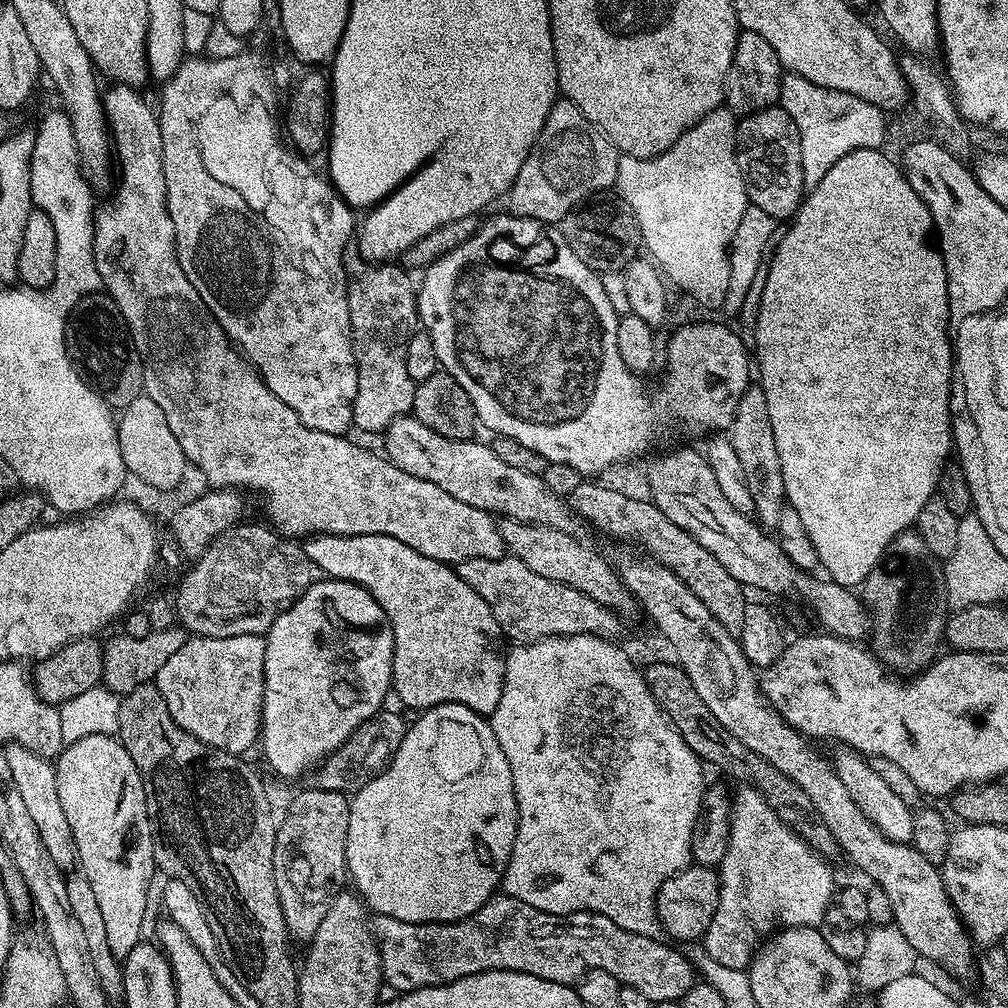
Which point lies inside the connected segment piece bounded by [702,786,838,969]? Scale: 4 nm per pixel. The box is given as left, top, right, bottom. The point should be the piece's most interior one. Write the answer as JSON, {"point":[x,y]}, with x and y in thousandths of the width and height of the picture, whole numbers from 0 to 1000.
{"point":[764,870]}

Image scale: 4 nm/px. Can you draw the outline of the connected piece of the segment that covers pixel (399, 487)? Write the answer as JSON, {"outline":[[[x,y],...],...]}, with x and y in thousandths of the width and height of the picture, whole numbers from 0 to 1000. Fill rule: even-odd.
{"outline":[[[116,83],[110,84],[111,88],[102,92],[101,98],[103,100],[103,111],[107,115],[107,130],[111,137],[111,145],[113,148],[113,159],[117,164],[117,182],[114,184],[113,189],[110,191],[111,198],[107,198],[102,203],[101,201],[95,208],[95,223],[93,224],[93,260],[95,261],[95,267],[99,273],[101,279],[102,289],[106,290],[108,294],[113,296],[113,300],[121,308],[121,315],[125,315],[127,320],[127,326],[131,328],[131,337],[135,341],[137,351],[141,355],[143,360],[143,388],[142,392],[153,395],[153,399],[157,399],[157,403],[161,403],[161,411],[165,411],[165,419],[169,419],[169,427],[173,427],[173,435],[177,435],[177,442],[181,442],[184,454],[187,455],[188,461],[191,465],[195,464],[204,475],[207,476],[211,485],[216,484],[229,484],[231,486],[243,486],[247,484],[250,488],[262,488],[262,504],[266,507],[266,512],[269,523],[273,527],[287,533],[287,534],[302,534],[307,530],[324,530],[327,532],[354,532],[355,530],[383,530],[387,534],[395,534],[395,538],[403,538],[403,542],[407,542],[407,546],[415,546],[415,550],[423,550],[423,554],[431,554],[435,558],[445,562],[451,562],[462,558],[462,554],[490,554],[494,555],[495,552],[501,551],[502,543],[500,541],[499,530],[497,528],[497,521],[494,519],[493,513],[489,512],[487,508],[482,506],[474,506],[474,502],[462,502],[462,498],[454,498],[454,494],[446,494],[446,490],[442,490],[442,486],[438,486],[438,482],[431,482],[431,478],[423,478],[419,474],[411,474],[411,470],[403,470],[399,467],[394,460],[389,459],[385,455],[384,451],[378,450],[376,447],[368,448],[365,444],[360,444],[357,440],[352,440],[351,438],[345,437],[344,432],[332,433],[331,431],[323,431],[319,427],[312,427],[308,423],[304,423],[304,419],[300,419],[300,415],[296,415],[296,411],[292,411],[292,407],[288,407],[288,403],[284,403],[284,399],[280,399],[280,395],[276,395],[276,391],[272,391],[272,387],[268,387],[268,383],[264,381],[261,374],[258,373],[257,368],[251,365],[249,357],[245,353],[239,351],[232,344],[226,332],[220,327],[220,323],[212,315],[212,312],[208,312],[206,305],[200,300],[200,296],[196,292],[196,288],[188,280],[188,276],[185,276],[185,272],[181,268],[181,264],[177,260],[177,252],[175,251],[175,233],[173,232],[173,220],[169,220],[169,208],[167,207],[167,186],[165,185],[165,173],[161,169],[161,129],[159,128],[159,120],[157,118],[157,111],[154,106],[151,107],[143,100],[142,90],[136,89],[129,83]]]}

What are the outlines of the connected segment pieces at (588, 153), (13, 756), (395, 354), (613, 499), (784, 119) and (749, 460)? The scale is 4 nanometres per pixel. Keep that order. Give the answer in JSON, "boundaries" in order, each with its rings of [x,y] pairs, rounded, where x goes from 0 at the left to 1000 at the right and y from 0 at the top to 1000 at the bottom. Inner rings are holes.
{"boundaries":[[[[563,97],[553,98],[544,112],[535,137],[532,138],[532,144],[526,149],[522,161],[518,161],[518,169],[514,169],[511,183],[502,191],[504,202],[508,205],[505,207],[511,213],[521,214],[527,218],[555,220],[571,203],[578,202],[580,198],[610,184],[615,157],[616,152],[604,141],[601,133],[590,123],[586,123],[581,113],[573,109],[573,105],[569,105]]],[[[9,737],[6,741],[6,756],[10,756],[14,776],[18,776],[18,784],[22,788],[22,793],[28,801],[29,807],[34,811],[35,817],[38,818],[38,827],[42,827],[42,836],[46,838],[46,844],[50,847],[50,851],[54,851],[54,855],[61,863],[74,862],[77,857],[77,850],[73,835],[73,823],[69,823],[69,815],[62,805],[61,794],[58,793],[58,772],[56,771],[55,757],[47,750],[39,750],[34,748],[34,744],[28,744],[26,740],[13,737]]],[[[357,260],[353,267],[348,267],[345,274],[345,303],[349,316],[349,342],[353,348],[355,363],[355,391],[349,404],[349,419],[361,429],[384,429],[386,423],[397,413],[406,412],[411,403],[411,391],[414,378],[407,375],[405,366],[405,344],[407,335],[415,327],[417,313],[413,307],[414,283],[409,282],[396,261],[393,260]]],[[[577,478],[567,488],[565,503],[572,513],[584,516],[595,528],[608,532],[611,536],[632,536],[640,544],[642,551],[652,560],[659,560],[679,579],[688,585],[690,592],[724,625],[724,629],[733,632],[737,625],[737,613],[740,611],[740,584],[737,579],[724,573],[724,568],[715,558],[704,550],[699,543],[686,533],[681,526],[674,525],[646,495],[634,496],[630,490],[614,488],[611,484],[602,484],[595,478]]],[[[776,106],[761,107],[737,116],[730,124],[730,160],[738,172],[743,202],[760,208],[771,220],[789,215],[798,199],[796,145],[788,117]],[[779,217],[779,218],[778,218]]],[[[743,383],[721,430],[722,438],[732,450],[737,469],[740,470],[741,485],[748,496],[748,512],[759,525],[769,525],[772,514],[780,502],[780,482],[776,478],[776,458],[768,442],[768,423],[764,423],[764,403],[760,403],[760,391],[753,383]]]]}

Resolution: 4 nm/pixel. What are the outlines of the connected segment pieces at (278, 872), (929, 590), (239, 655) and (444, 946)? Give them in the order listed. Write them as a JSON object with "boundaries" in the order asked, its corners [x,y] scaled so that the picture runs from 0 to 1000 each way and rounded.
{"boundaries":[[[[307,780],[303,786],[296,787],[287,796],[286,807],[277,814],[272,835],[272,875],[276,883],[284,923],[291,934],[309,935],[315,919],[319,919],[319,911],[323,911],[323,903],[327,903],[331,891],[336,889],[342,880],[345,869],[343,827],[347,815],[346,797],[346,791],[340,786],[324,786]]],[[[908,526],[887,534],[871,563],[857,574],[855,594],[863,612],[863,643],[878,664],[890,672],[904,673],[922,663],[934,646],[942,604],[934,561]]],[[[188,630],[185,641],[180,641],[161,665],[157,665],[153,676],[155,684],[165,692],[165,704],[192,732],[204,736],[221,746],[242,748],[249,738],[258,732],[258,713],[262,695],[262,662],[264,661],[264,641],[262,631],[211,631]]],[[[493,887],[483,893],[468,909],[451,913],[445,917],[412,917],[399,915],[395,911],[374,908],[371,913],[373,937],[377,940],[377,962],[382,977],[390,980],[390,985],[400,986],[416,980],[426,980],[436,976],[445,976],[466,966],[478,966],[486,962],[510,962],[542,970],[546,974],[570,977],[576,968],[585,962],[601,962],[609,966],[616,977],[627,977],[634,985],[648,994],[656,992],[676,993],[688,977],[688,957],[682,947],[679,948],[666,936],[654,937],[649,929],[629,927],[617,923],[605,911],[592,905],[570,905],[564,909],[542,907],[522,899],[514,891],[503,887]]]]}

